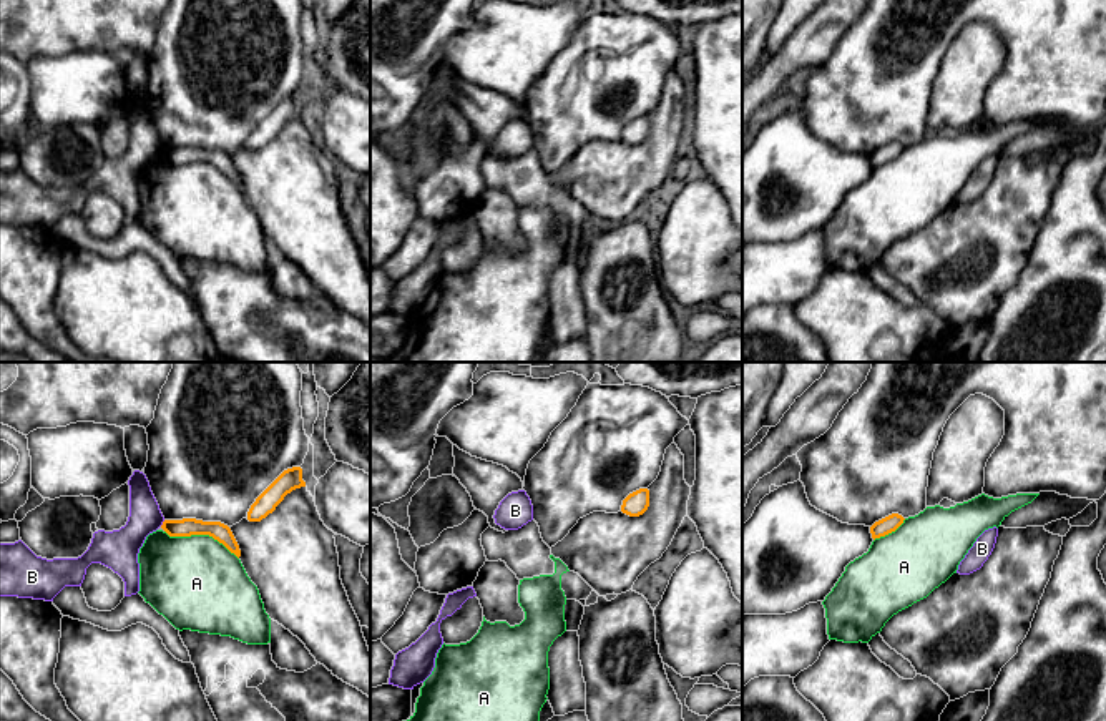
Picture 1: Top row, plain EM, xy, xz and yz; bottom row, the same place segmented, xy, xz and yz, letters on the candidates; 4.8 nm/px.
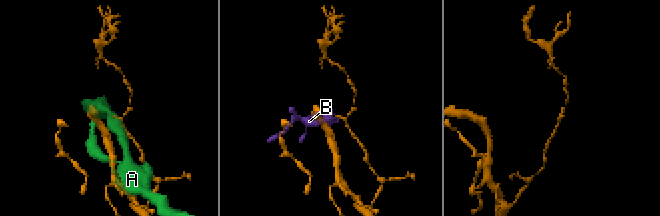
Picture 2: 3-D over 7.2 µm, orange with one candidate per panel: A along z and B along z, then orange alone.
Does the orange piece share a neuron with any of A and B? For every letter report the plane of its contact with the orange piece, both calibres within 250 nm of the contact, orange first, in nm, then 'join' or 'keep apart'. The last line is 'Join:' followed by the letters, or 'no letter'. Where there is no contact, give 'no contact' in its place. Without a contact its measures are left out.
A: meets orange in xy; 90 nm thick on the orange side, 460 nm on the other; keep apart
B: meets orange in xy; 90 nm thick on the orange side, 190 nm on the other; keep apart
Join: no letter

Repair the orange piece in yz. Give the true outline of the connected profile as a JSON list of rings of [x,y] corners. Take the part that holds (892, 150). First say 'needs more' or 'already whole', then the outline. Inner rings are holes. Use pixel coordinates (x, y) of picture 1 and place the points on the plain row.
already whole; [[[892,141],[878,150],[875,150],[872,154],[870,154],[870,161],[872,161],[872,166],[880,166],[880,164],[885,164],[892,159],[895,159],[902,151],[903,151],[903,145],[898,143],[898,141]]]

